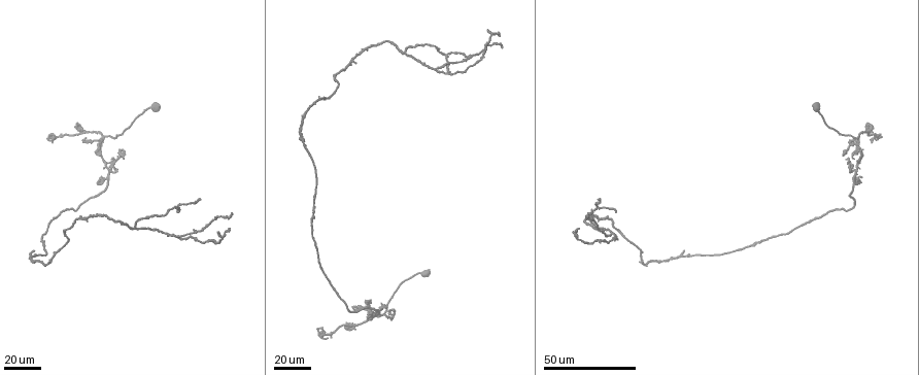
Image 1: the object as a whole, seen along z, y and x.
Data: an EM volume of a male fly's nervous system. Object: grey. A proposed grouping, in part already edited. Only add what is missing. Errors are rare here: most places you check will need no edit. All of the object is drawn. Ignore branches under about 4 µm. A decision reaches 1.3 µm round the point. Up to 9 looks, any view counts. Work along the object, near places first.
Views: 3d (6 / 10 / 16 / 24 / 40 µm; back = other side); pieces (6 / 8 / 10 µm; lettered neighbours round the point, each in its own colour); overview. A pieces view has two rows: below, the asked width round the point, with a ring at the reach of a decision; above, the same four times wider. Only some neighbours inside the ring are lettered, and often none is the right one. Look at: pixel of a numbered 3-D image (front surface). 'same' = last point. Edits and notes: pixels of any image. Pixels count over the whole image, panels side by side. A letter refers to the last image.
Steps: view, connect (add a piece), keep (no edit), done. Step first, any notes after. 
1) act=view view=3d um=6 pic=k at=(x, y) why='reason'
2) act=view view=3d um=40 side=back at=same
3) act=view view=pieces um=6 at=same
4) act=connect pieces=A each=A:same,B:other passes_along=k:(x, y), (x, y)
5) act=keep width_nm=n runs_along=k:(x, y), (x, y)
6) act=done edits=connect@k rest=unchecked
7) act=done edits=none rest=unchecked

act=view view=3d um=40 pic=1 at=(881, 133) why='branch stops here'

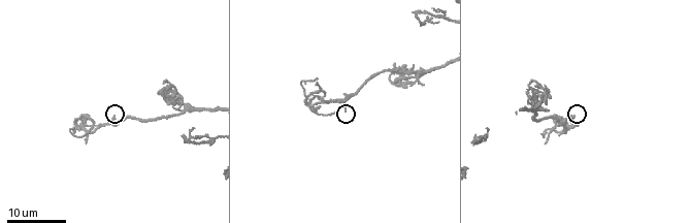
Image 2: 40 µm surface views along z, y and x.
act=view view=pieces um=6 pic=2 at=(573, 117) why='see the neighbours'

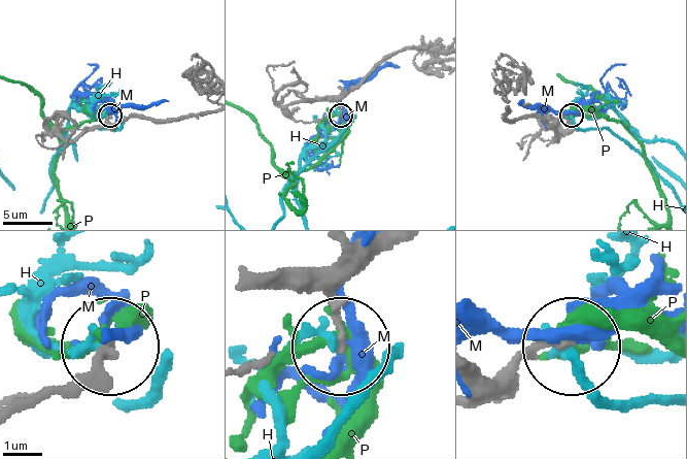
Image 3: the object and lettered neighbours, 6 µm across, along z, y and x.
act=keep width_nm=170 each=H:other,M:other,P:other runs_along=3:(370, 256), (344, 286), (340, 341) found='no lettered piece goes on from it'

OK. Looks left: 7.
act=view view=3d um=16 pic=2 at=(317, 106) why='branch stops here'

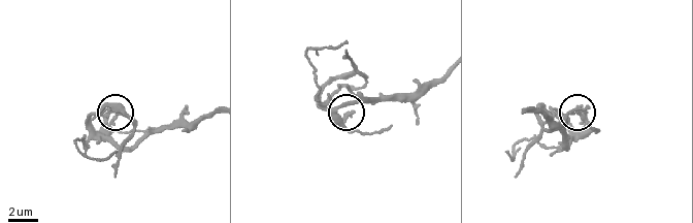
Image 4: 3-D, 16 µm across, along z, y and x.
act=view view=pieces um=6 pic=4 at=(578, 106)

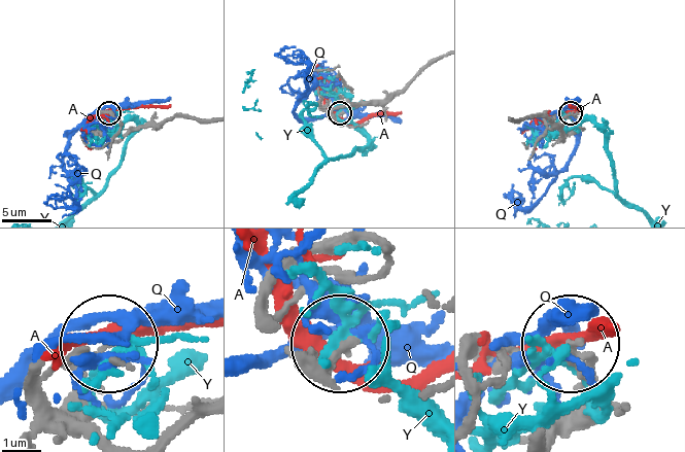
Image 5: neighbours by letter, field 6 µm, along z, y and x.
act=keep each=A:other,Q:other,Y:other runs_along=5:(437, 59), (383, 99), (344, 104), (333, 114), (338, 112) found='no lettered piece goes on from it'

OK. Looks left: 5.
act=view view=3d um=24 pic=2 at=(163, 82) why='an open end'

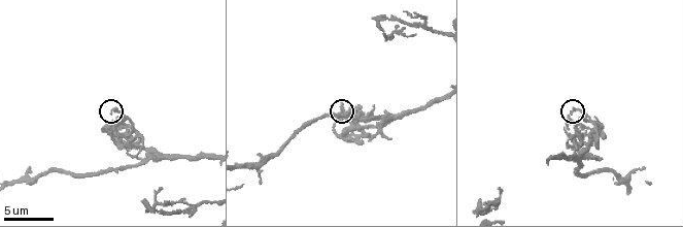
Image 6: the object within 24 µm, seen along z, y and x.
act=view view=pieces um=10 pic=6 at=(572, 114)

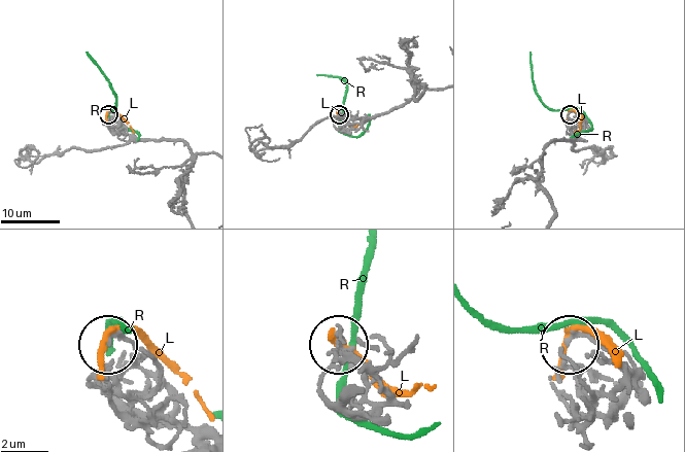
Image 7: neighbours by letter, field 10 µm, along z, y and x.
act=keep each=L:other,R:other found='none of them fits'

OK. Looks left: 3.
act=view view=3d um=24 pic=1 at=(33, 249) why='an open end'

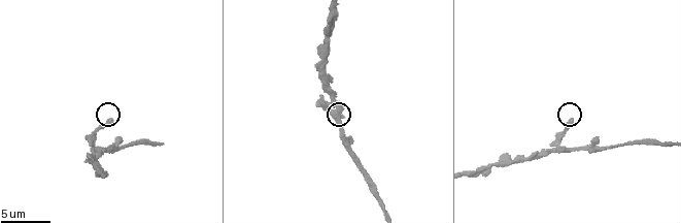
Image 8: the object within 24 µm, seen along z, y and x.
act=view view=pieces um=10 pic=8 at=(572, 119) why='see the neighbours'

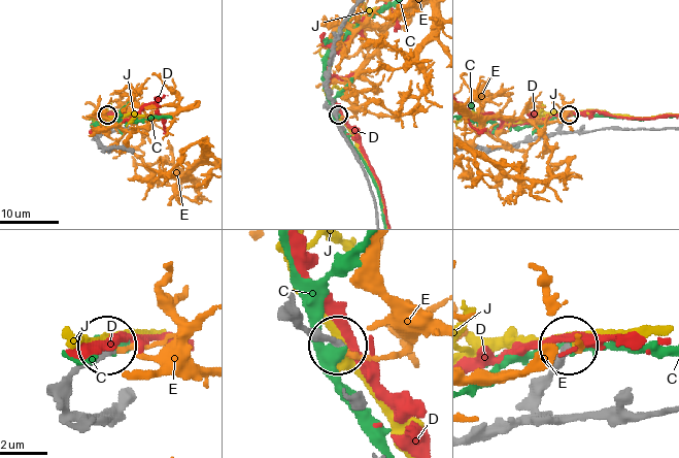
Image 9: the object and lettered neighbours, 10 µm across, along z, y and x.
act=keep each=C:other,D:other,E:other,J:other found='none of them fits'

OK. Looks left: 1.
act=done edits=none rest=unchecked

